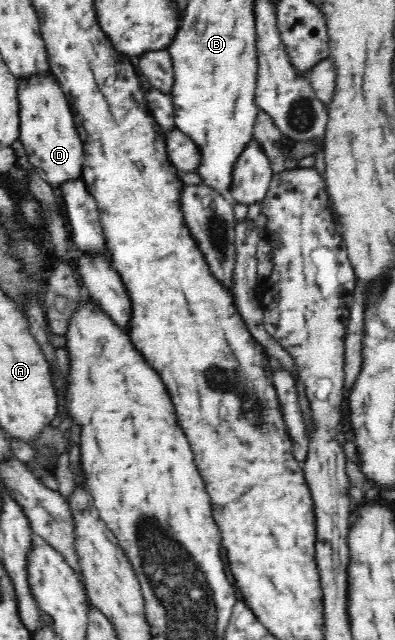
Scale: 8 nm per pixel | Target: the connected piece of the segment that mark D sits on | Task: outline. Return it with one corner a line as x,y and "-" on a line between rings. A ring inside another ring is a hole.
50,70
36,71
31,75
17,78
18,100
17,111
19,116
19,140
24,146
28,162
32,164
36,174
52,186
59,188
61,182
76,178
82,172
82,140
78,134
78,128
74,124
74,114
68,104
66,94
62,92
62,86
58,77

